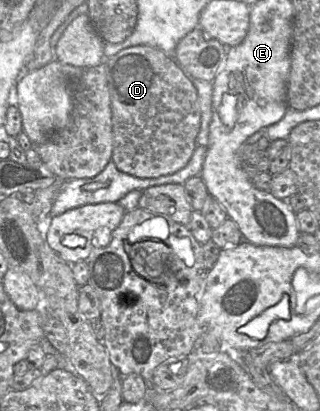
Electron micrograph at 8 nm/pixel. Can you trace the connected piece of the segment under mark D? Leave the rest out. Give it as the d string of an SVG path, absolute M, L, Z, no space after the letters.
M149 45L130 46L106 58L106 77L112 111L113 150L116 167L138 178L158 178L177 172L191 158L200 130L199 97L192 78L175 59Z

